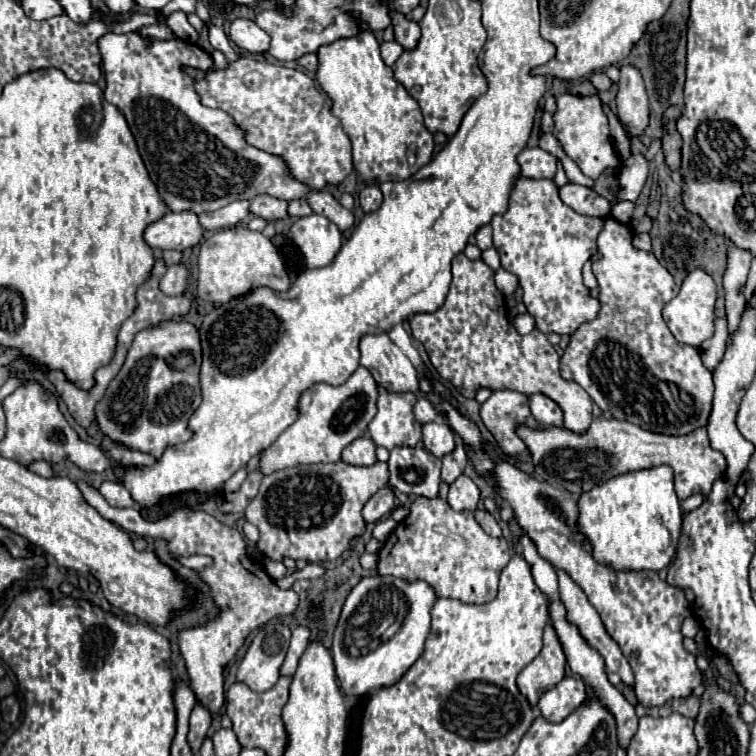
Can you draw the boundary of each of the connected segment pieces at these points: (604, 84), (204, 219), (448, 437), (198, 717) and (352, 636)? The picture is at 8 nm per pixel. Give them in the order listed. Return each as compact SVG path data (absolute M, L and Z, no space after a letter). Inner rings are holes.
M594 72L592 76L590 76L590 82L594 84L594 88L598 90L598 92L604 92L604 90L608 90L610 88L610 78L604 74L604 72Z
M236 200L216 212L206 212L206 214L200 214L200 224L206 228L206 230L222 230L222 228L232 228L236 226L238 222L242 222L250 212L250 202L248 200Z
M436 420L432 424L424 424L422 426L422 436L424 436L424 446L436 458L442 458L444 454L452 452L454 446L456 446L454 432L442 420Z
M198 702L192 710L192 716L190 716L190 732L188 732L188 742L194 750L194 754L198 754L204 738L206 738L206 732L210 728L210 722L212 722L212 714L208 710L208 706L204 706L202 702Z
M370 576L362 578L348 594L340 620L332 638L332 656L336 664L336 676L344 696L366 696L368 692L388 688L396 684L404 672L418 660L424 650L424 640L430 632L430 608L436 600L434 590L422 582L406 582L394 576Z

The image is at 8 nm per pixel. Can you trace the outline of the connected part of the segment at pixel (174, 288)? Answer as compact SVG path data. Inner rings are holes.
M174 264L160 280L160 290L168 296L178 296L184 292L186 282L188 282L188 268L184 264Z

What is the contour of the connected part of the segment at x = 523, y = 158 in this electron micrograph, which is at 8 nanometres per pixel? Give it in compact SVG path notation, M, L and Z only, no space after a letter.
M524 148L518 154L522 176L526 178L554 178L556 158L542 148Z

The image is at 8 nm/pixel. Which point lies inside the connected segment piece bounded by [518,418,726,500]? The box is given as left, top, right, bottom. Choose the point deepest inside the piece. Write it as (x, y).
(612, 447)

